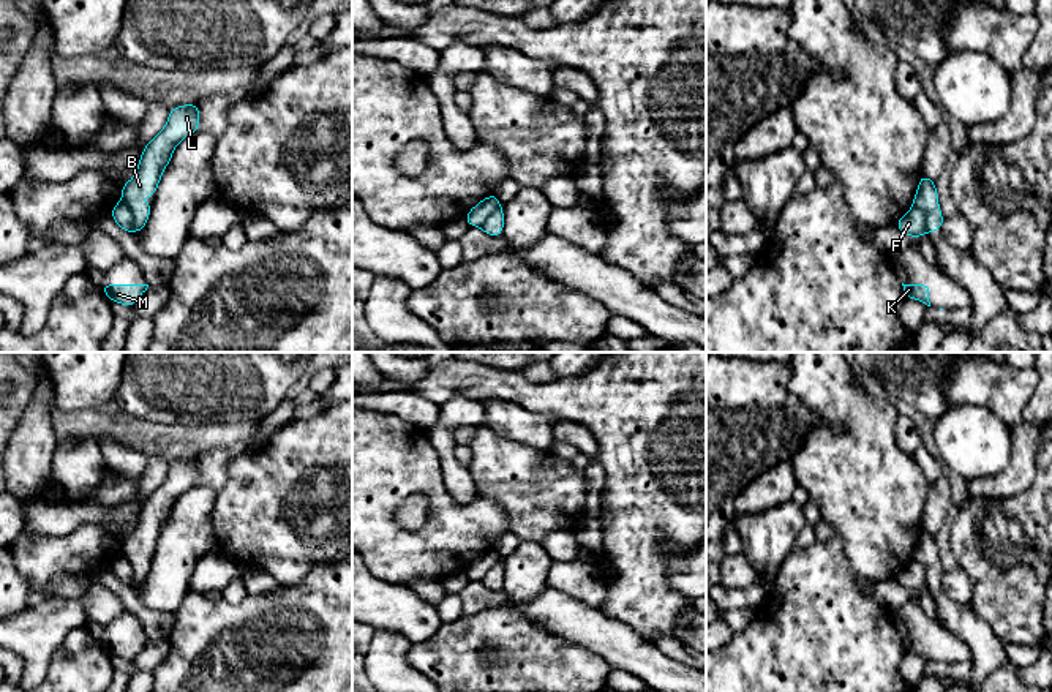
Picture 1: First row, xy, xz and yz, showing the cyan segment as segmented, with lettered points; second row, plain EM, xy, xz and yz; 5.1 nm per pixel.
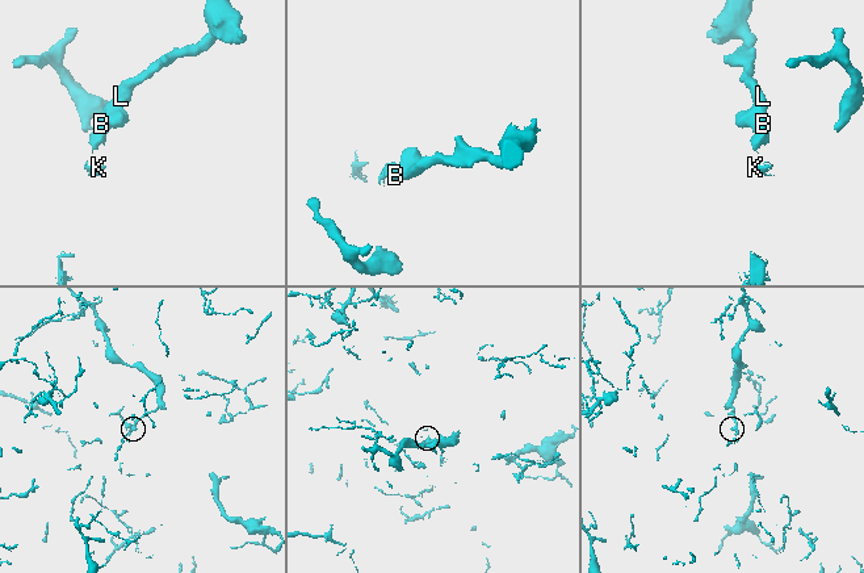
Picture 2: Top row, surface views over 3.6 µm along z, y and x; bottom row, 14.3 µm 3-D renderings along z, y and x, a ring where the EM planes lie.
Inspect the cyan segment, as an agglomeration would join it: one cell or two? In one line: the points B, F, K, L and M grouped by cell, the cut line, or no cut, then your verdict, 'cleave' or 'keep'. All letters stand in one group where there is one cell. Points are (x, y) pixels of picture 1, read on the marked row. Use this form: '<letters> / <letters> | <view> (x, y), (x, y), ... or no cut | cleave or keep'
B L / F K M | xy (122, 199), (131, 214), (133, 233) | cleave

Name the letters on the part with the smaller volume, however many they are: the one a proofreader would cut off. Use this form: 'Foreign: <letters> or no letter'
Foreign: B, L

